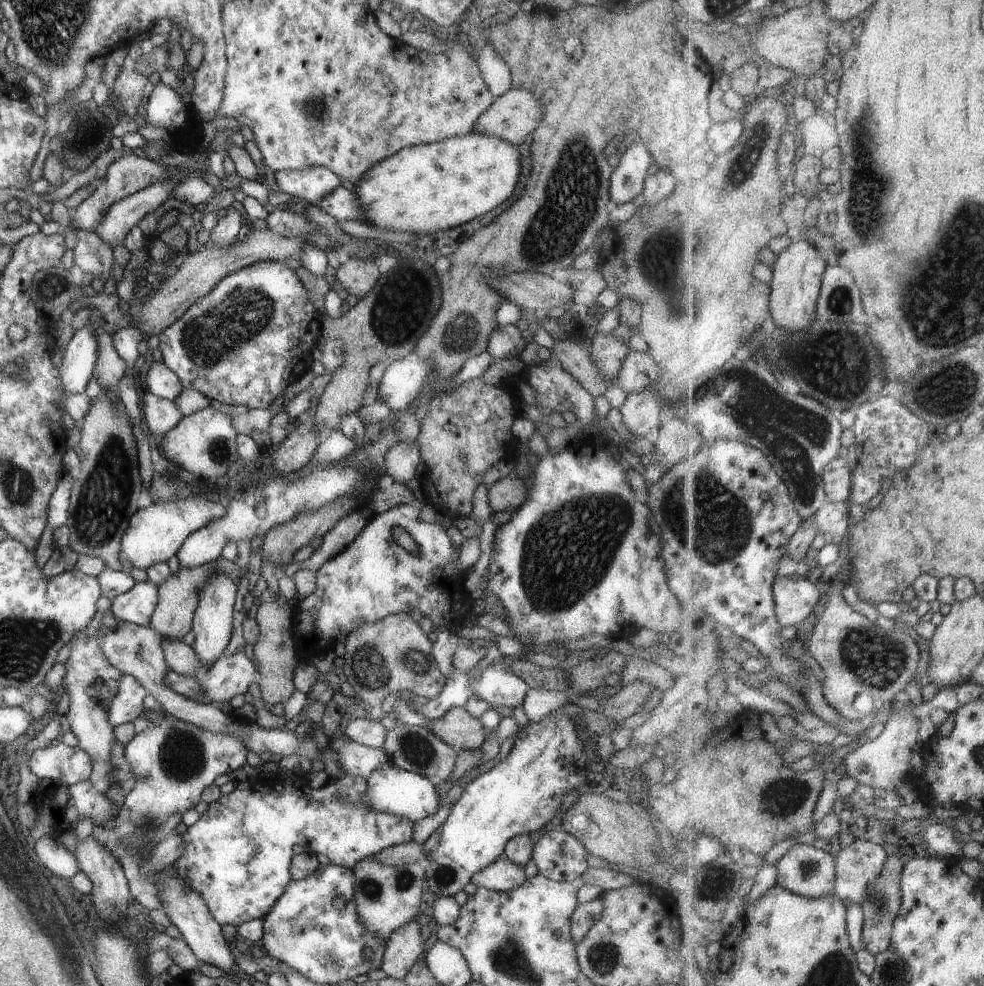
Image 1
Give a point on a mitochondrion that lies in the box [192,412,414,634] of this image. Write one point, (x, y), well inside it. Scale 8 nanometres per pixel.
(219, 452)

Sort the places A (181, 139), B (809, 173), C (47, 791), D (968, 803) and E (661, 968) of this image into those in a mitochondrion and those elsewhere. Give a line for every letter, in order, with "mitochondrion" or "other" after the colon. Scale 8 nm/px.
A: other
B: other
C: other
D: other
E: other

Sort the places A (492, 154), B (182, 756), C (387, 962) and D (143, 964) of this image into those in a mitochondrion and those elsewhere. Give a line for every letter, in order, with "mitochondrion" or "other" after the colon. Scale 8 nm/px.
A: other
B: mitochondrion
C: other
D: other

